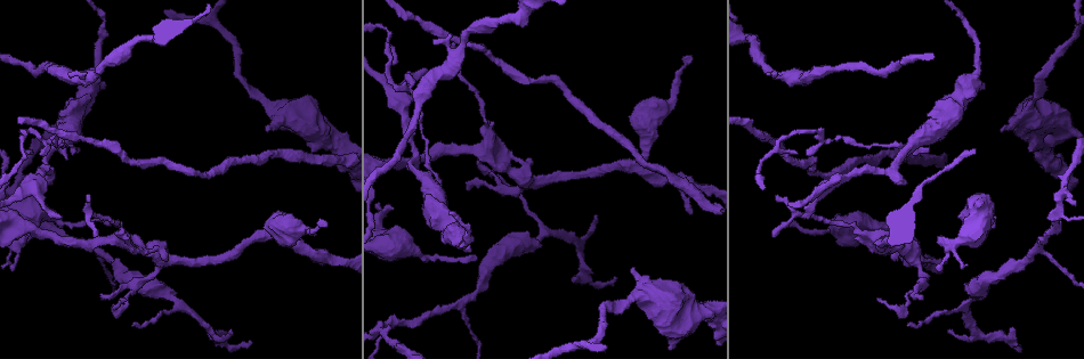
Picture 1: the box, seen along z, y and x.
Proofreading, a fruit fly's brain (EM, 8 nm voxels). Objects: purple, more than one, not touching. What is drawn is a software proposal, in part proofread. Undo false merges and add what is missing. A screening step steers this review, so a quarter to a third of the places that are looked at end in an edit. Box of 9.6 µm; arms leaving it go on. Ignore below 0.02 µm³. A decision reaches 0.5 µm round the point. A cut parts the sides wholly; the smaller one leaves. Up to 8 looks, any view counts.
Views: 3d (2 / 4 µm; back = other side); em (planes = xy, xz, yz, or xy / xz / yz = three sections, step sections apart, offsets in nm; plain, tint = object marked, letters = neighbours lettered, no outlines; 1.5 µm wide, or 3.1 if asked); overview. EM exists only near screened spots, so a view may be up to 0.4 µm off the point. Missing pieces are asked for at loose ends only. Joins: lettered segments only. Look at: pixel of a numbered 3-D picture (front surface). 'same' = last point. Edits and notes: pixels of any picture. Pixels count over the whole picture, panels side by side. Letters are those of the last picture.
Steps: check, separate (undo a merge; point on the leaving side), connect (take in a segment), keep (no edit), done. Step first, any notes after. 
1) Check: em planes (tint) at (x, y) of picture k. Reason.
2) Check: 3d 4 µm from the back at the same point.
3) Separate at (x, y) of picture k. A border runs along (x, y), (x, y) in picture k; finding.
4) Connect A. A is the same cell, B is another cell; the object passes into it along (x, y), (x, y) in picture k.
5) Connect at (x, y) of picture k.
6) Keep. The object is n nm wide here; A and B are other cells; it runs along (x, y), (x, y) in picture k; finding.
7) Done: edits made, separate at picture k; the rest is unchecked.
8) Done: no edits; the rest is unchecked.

Check: em xy step 8 (tint) at (62, 218) of picture 1. Tapers out.

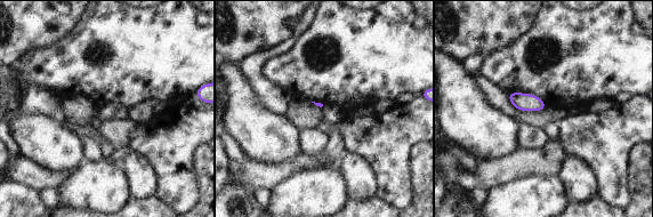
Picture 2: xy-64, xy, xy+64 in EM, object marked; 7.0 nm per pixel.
Check: em planes (letters) at the same point.

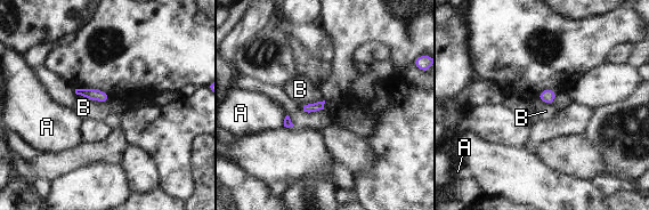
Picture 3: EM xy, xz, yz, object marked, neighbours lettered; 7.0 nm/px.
Keep. A and B are other cells; a border runs along (325, 101), (302, 104), (300, 106) in picture 3; no lettered segment goes on from it.

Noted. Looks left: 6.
Check: em xz step 8 (tint) at (22, 131) of picture 1. Abrupt turn.

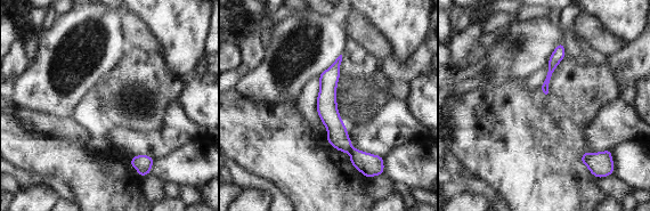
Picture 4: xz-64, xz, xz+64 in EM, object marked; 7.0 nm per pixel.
Check: em planes (letters) at the same point. Cut it another way.

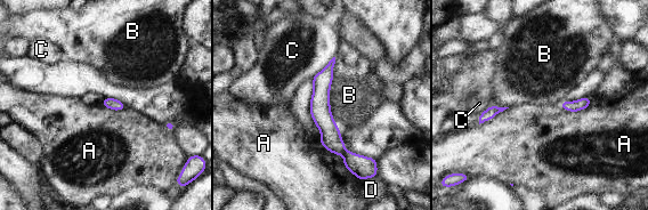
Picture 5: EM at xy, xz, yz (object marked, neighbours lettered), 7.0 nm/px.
Separate at (362, 167) of picture 5. A, B, C and D are other cells; two neurons meet here.

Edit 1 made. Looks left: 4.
Done: edits made, separate at picture 5; the rest is unchecked.

